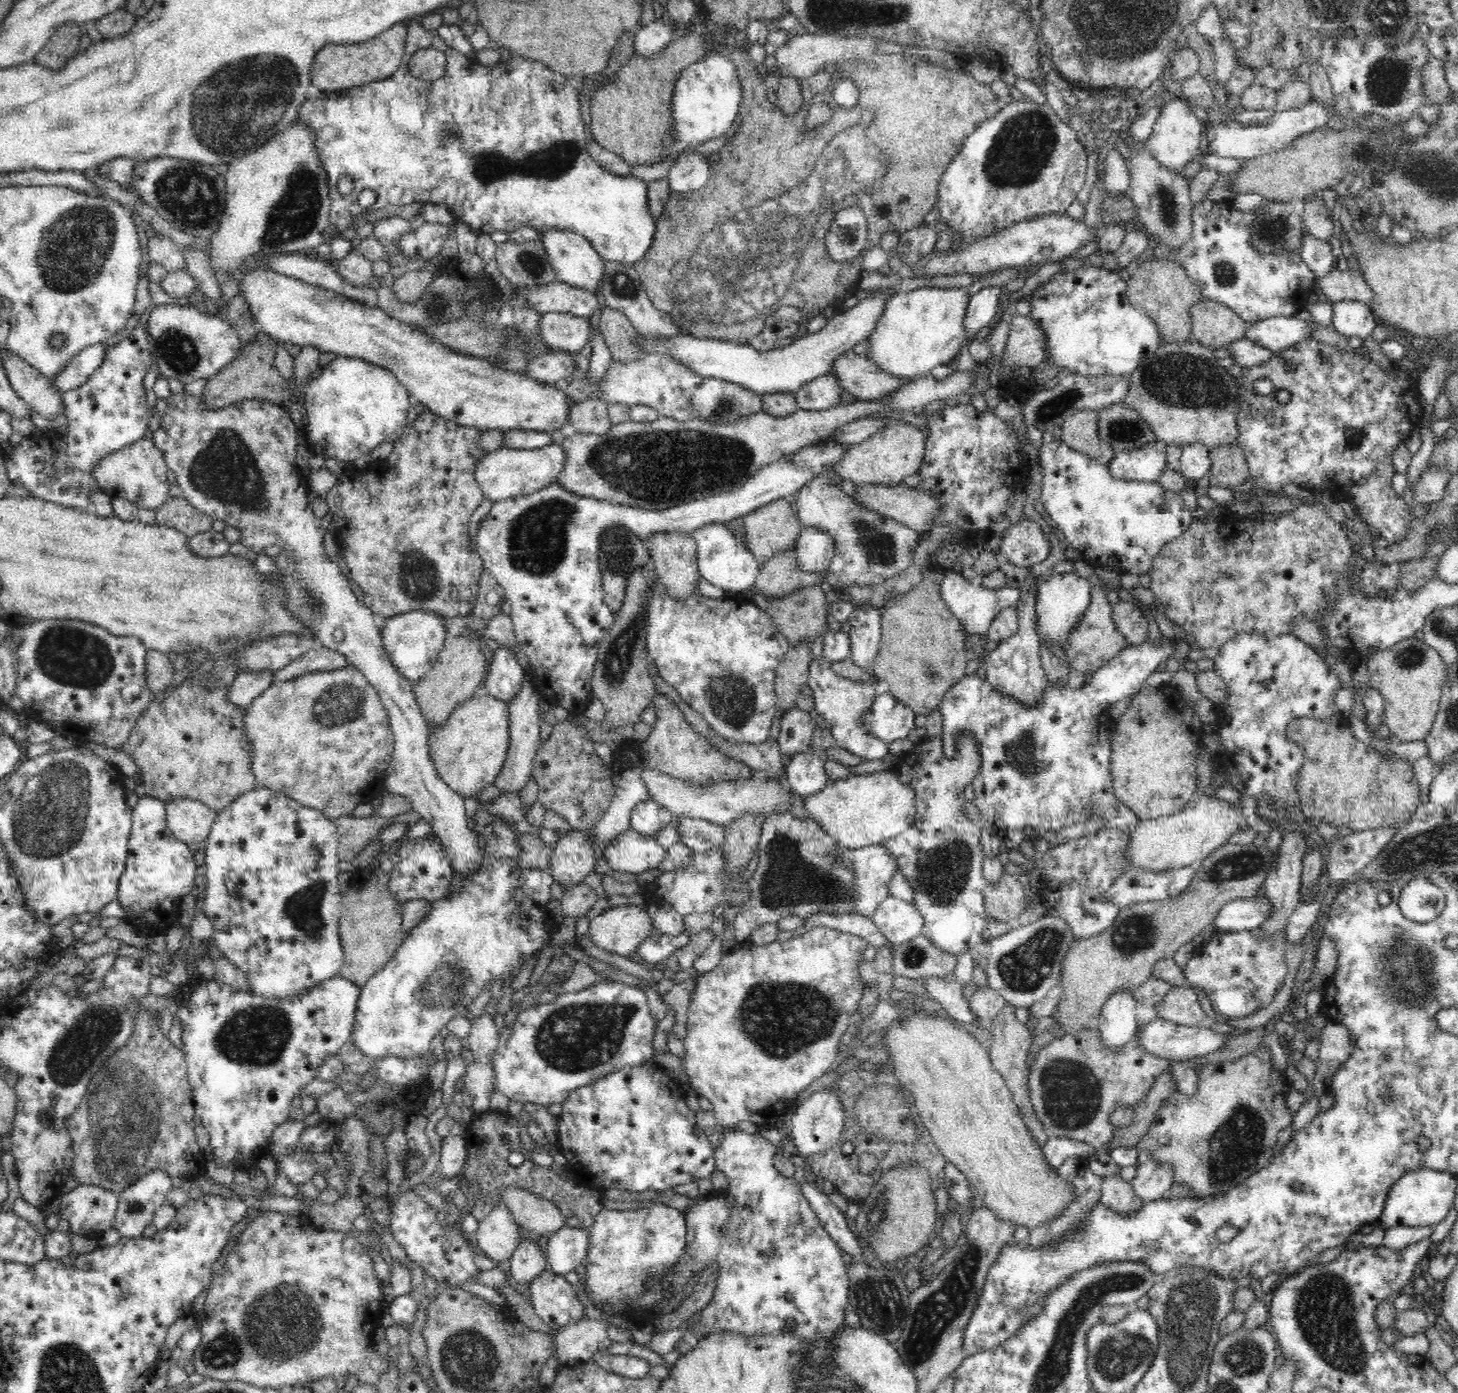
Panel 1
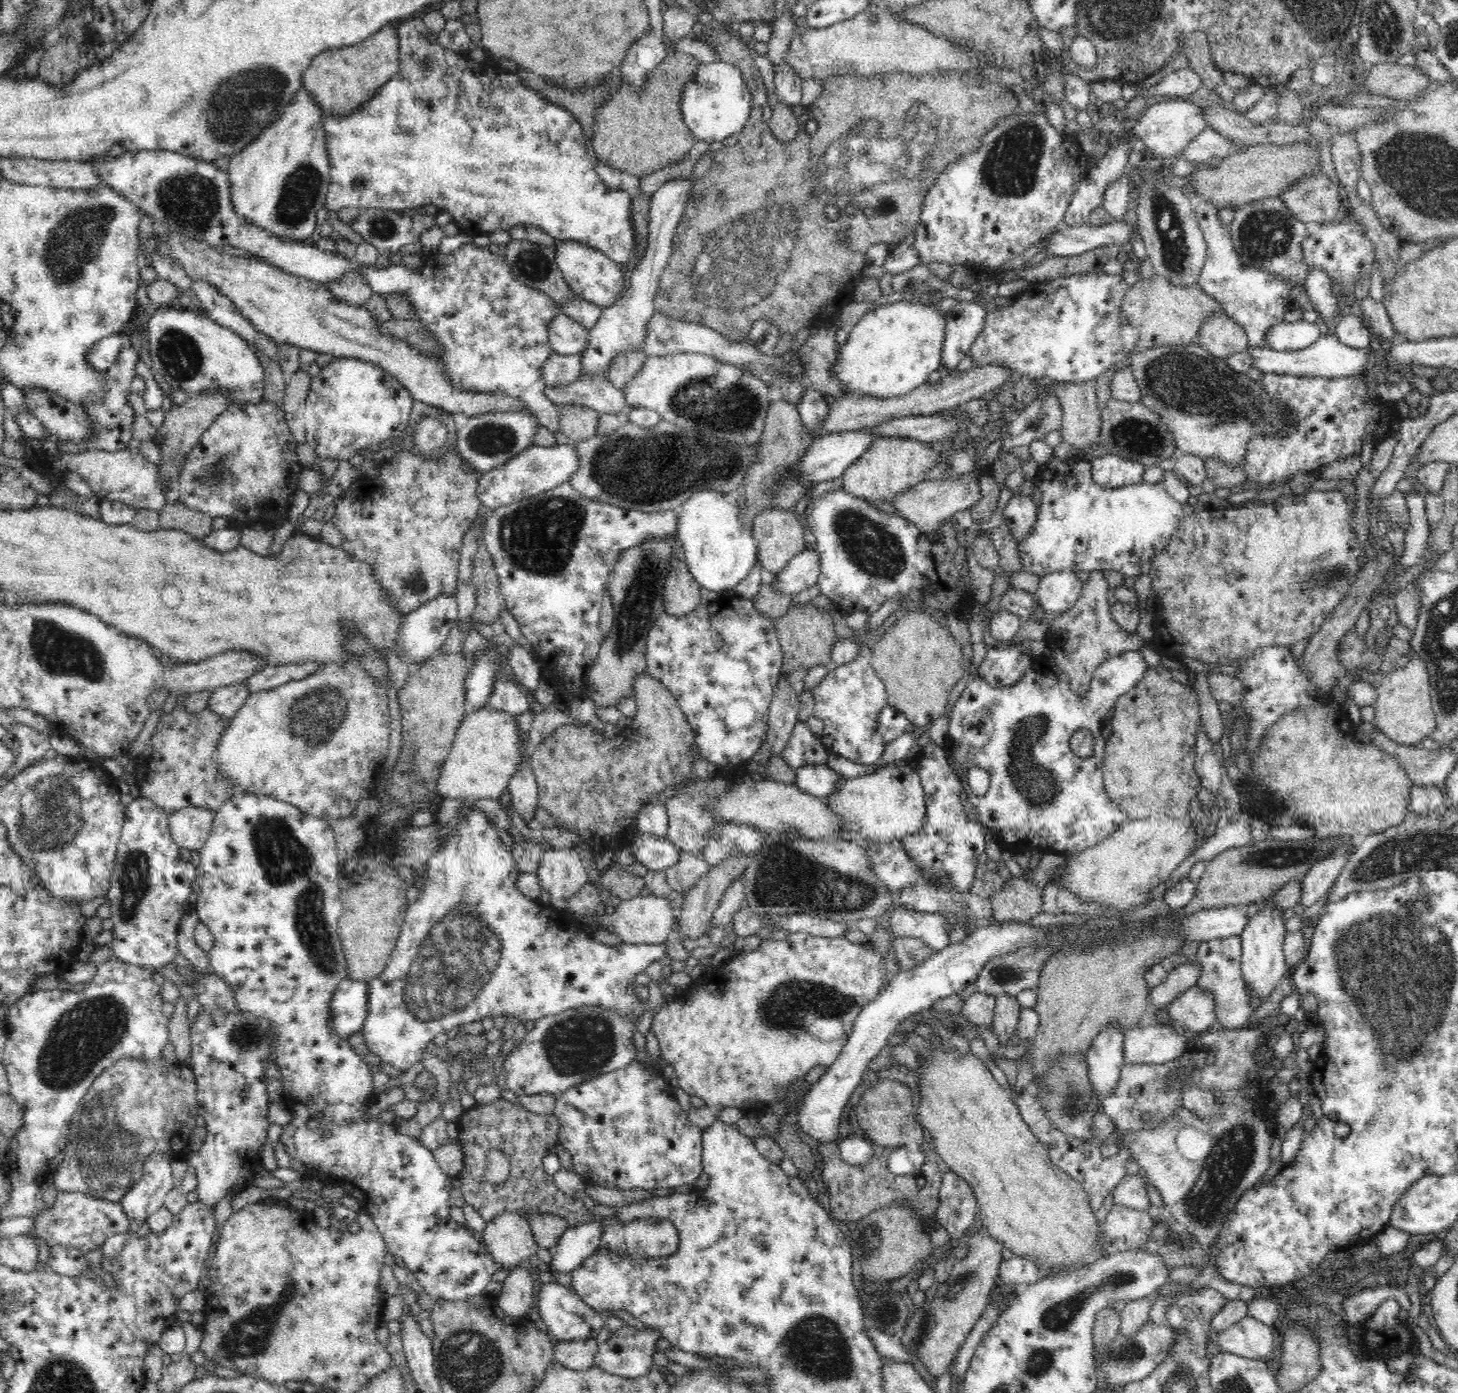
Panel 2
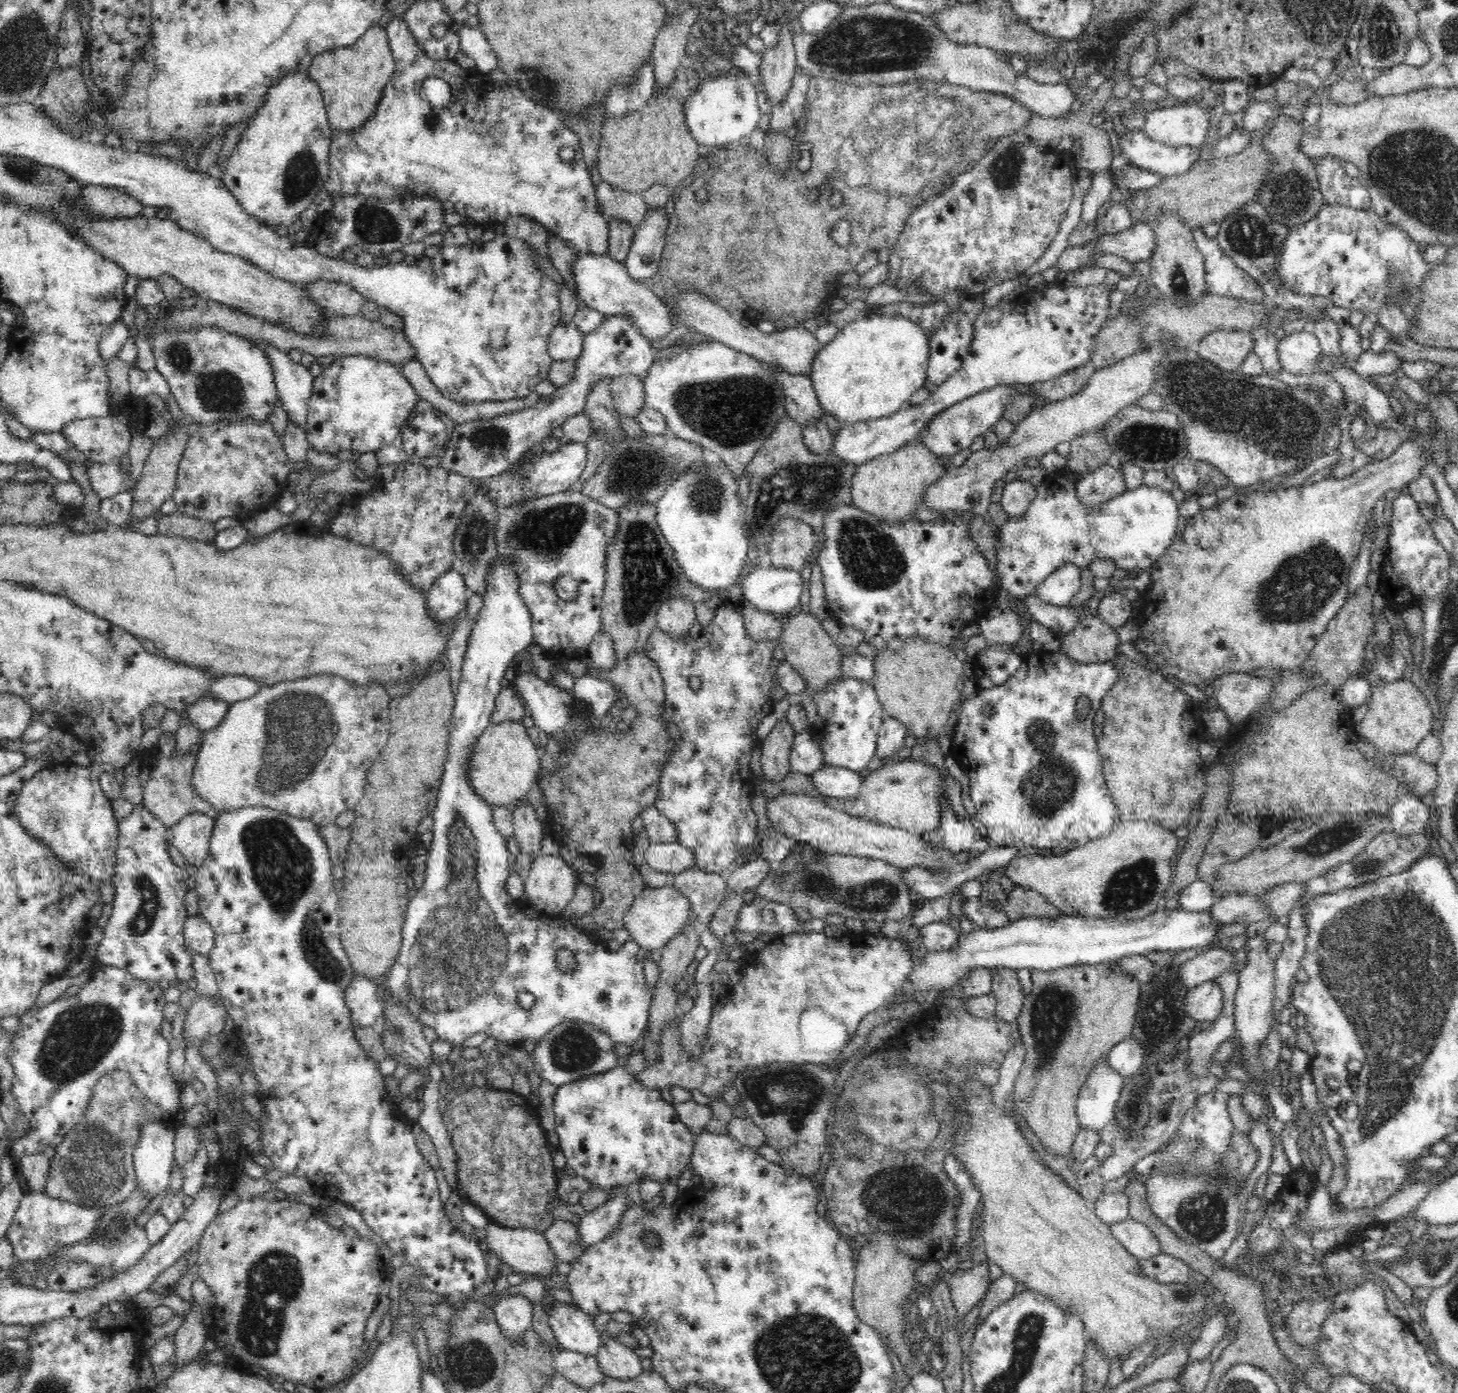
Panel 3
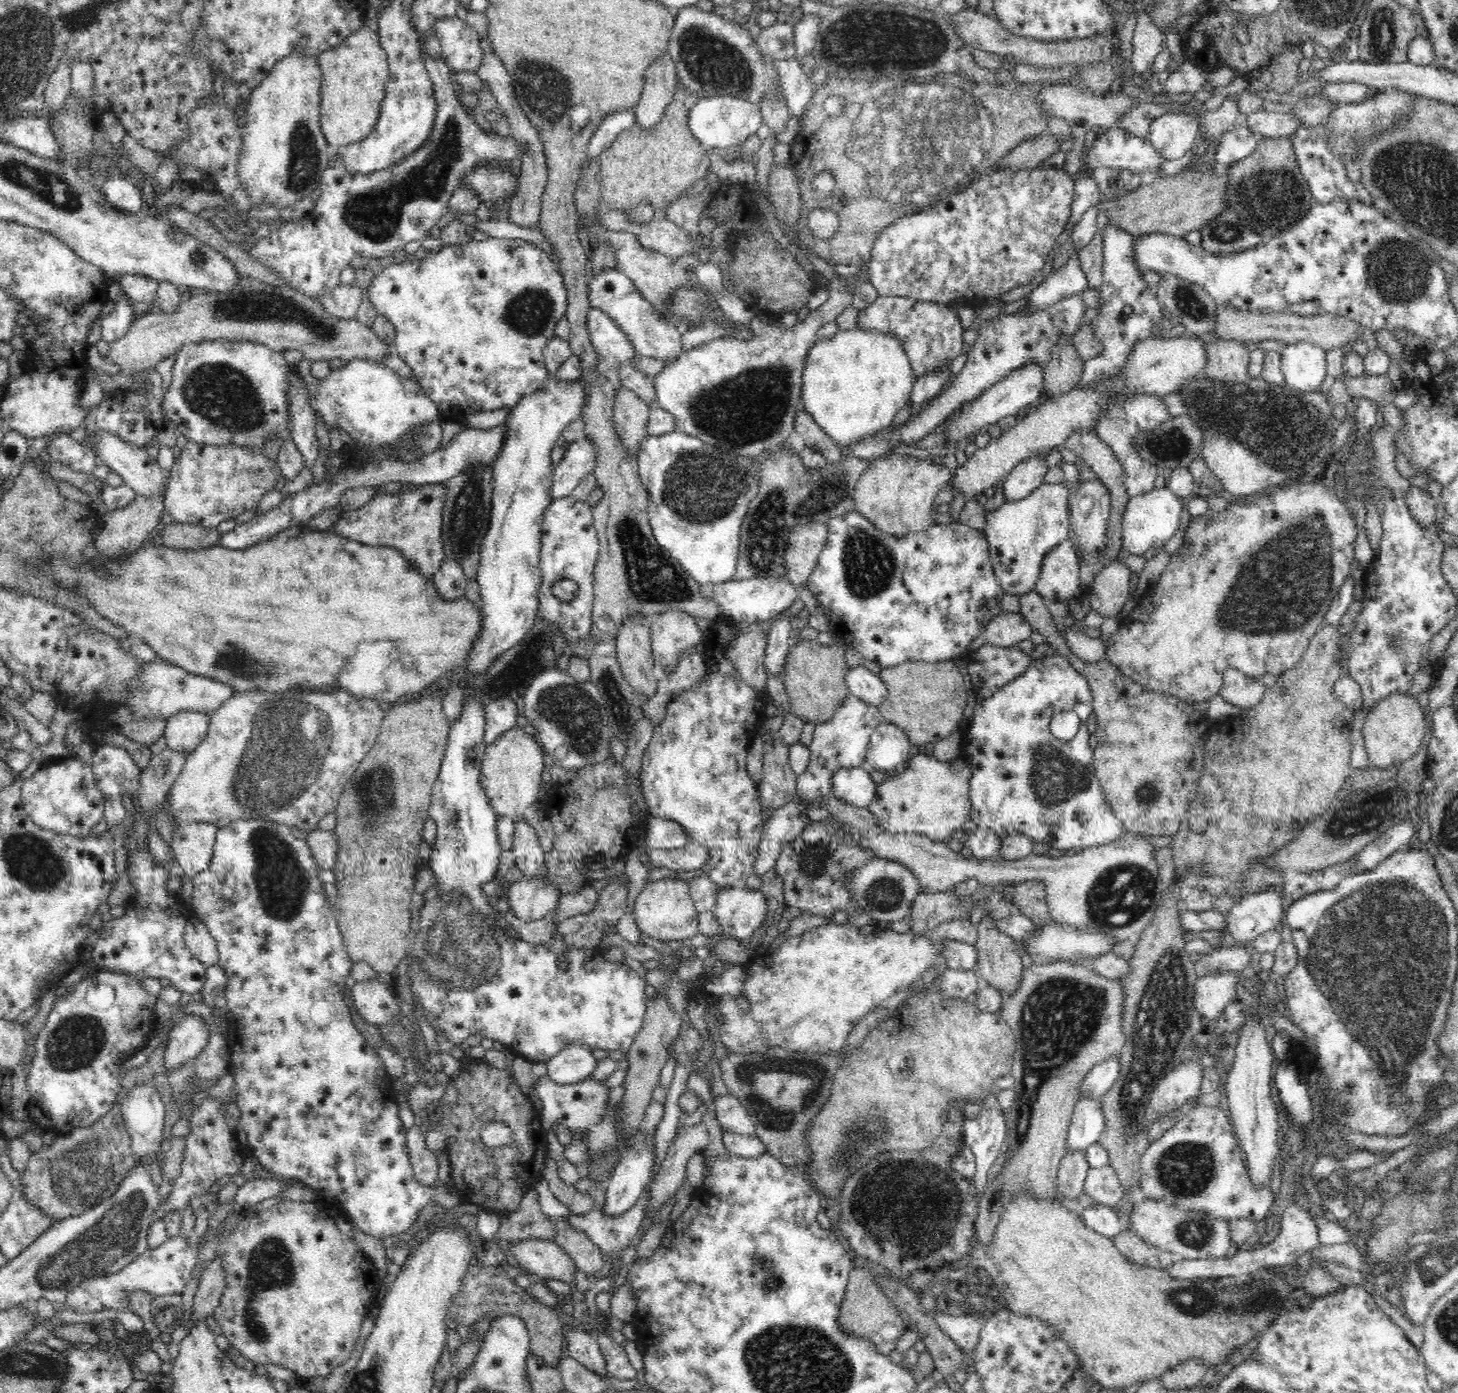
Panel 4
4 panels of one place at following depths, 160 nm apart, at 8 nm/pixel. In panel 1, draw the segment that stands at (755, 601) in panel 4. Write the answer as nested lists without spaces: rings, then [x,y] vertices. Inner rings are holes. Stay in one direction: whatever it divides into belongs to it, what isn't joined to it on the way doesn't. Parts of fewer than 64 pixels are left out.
[[[819,528],[801,529],[795,559],[802,572],[825,572],[835,553],[834,539]]]

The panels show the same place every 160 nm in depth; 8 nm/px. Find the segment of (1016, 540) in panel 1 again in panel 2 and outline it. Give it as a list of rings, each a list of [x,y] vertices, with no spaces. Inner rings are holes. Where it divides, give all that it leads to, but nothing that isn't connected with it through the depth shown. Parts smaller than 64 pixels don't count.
[[[1012,495],[1003,514],[1004,522],[1009,526],[1013,538],[1020,542],[1036,522],[1037,507],[1030,495]]]

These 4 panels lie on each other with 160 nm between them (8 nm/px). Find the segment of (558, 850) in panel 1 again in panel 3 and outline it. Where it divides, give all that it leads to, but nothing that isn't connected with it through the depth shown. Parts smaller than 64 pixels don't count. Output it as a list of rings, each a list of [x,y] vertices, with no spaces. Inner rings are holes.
[[[538,853],[524,881],[524,899],[540,915],[559,915],[572,900],[578,873],[560,855]]]

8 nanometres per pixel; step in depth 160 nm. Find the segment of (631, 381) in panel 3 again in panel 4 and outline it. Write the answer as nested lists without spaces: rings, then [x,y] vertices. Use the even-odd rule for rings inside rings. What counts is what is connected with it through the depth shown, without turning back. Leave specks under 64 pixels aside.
[[[624,387],[616,394],[613,406],[613,422],[622,447],[630,458],[638,456],[641,443],[648,434],[650,408],[631,390]]]

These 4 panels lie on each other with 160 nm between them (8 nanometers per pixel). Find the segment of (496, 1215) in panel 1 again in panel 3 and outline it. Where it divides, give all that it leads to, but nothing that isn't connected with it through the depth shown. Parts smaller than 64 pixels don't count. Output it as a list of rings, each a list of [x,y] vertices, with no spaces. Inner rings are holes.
[[[490,1222],[486,1232],[487,1246],[502,1265],[506,1265],[516,1273],[532,1274],[544,1280],[553,1279],[556,1276],[556,1266],[559,1261],[548,1244],[548,1239],[540,1231],[524,1227],[512,1228]]]

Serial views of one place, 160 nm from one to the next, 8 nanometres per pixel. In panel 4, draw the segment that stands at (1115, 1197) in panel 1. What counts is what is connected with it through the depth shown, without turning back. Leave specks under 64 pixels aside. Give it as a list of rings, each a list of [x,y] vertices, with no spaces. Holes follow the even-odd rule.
[[[1122,1230],[1112,1241],[1115,1247],[1126,1256],[1126,1259],[1130,1263],[1138,1265],[1138,1267],[1149,1267],[1166,1271],[1179,1260],[1176,1254],[1147,1244],[1131,1230]]]

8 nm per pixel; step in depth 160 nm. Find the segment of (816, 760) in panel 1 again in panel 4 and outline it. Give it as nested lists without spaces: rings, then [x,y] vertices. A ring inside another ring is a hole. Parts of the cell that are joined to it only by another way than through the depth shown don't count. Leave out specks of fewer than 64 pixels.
[[[868,767],[840,768],[832,774],[833,795],[849,805],[868,808],[877,794],[877,784]]]

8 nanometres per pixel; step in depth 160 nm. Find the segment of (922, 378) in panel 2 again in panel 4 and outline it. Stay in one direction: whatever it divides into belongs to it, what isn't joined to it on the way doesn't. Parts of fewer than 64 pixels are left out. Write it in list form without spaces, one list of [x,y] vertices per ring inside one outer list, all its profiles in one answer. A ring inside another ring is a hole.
[[[854,328],[852,330],[838,330],[833,338],[818,340],[815,345],[809,350],[804,372],[803,372],[803,385],[801,388],[801,401],[803,409],[808,411],[812,416],[814,422],[834,441],[839,447],[847,446],[849,449],[854,447],[859,442],[862,442],[866,436],[872,436],[884,428],[892,425],[892,420],[904,406],[909,402],[910,393],[916,382],[910,359],[906,351],[901,346],[898,338],[894,338],[891,334],[882,334],[875,332],[875,330]]]

